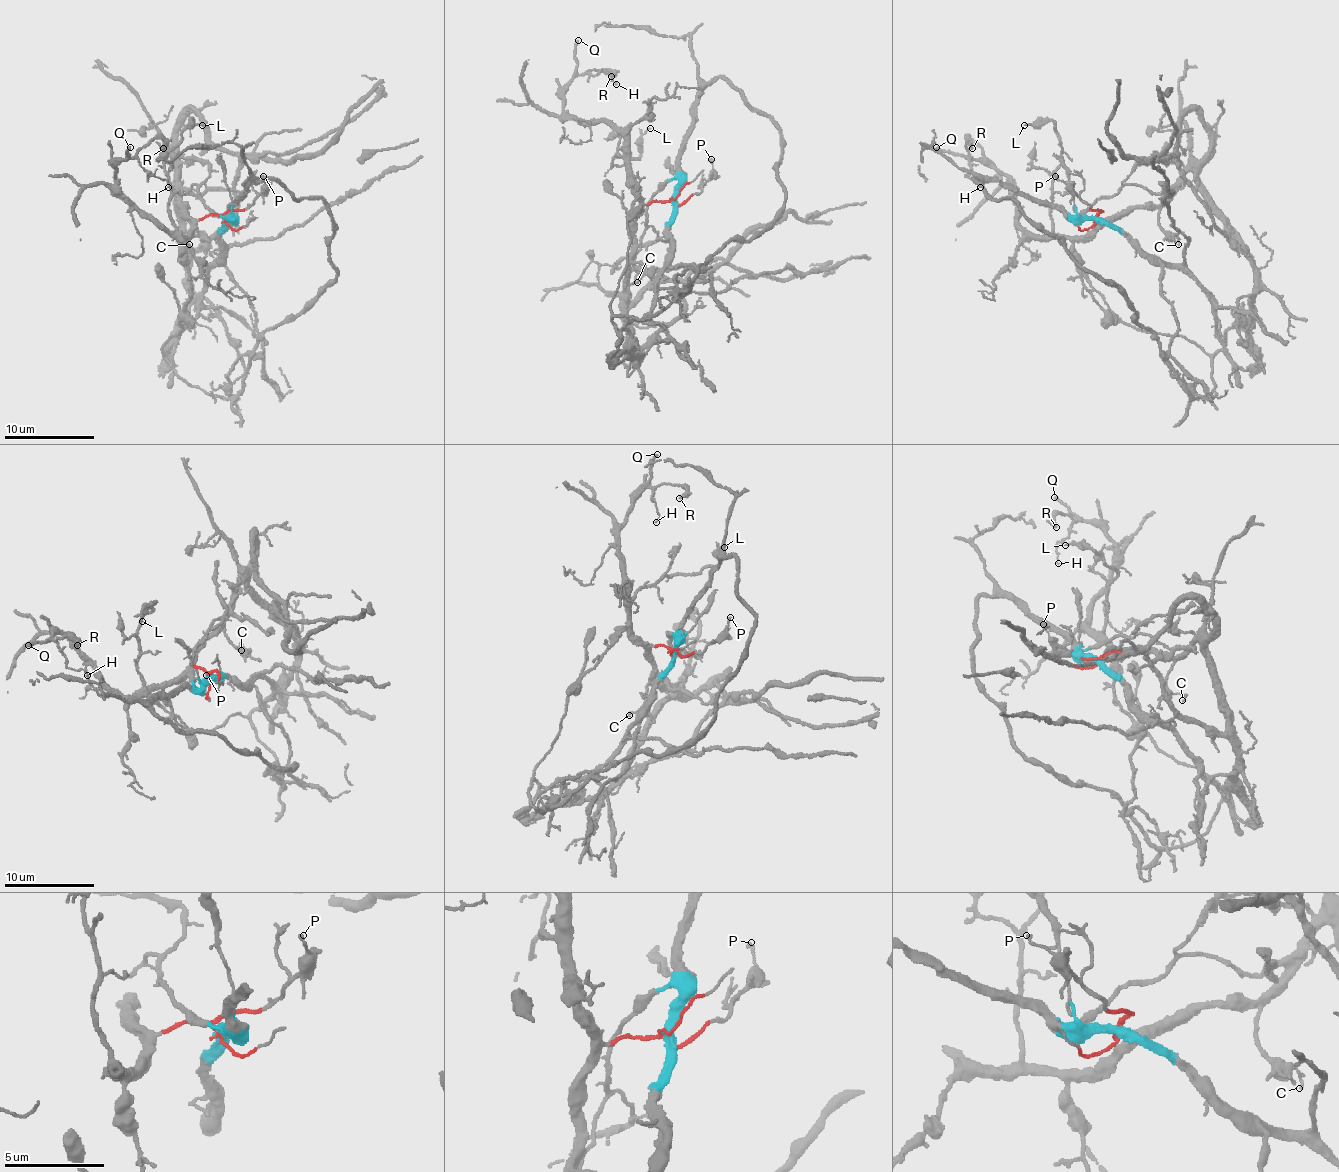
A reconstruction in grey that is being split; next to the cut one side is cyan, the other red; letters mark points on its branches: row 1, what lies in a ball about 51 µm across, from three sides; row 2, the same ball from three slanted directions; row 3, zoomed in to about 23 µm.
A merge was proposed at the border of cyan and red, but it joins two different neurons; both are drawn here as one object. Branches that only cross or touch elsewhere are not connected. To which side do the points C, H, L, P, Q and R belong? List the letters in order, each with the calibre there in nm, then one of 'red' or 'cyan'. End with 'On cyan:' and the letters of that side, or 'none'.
C: 140 nm | red
H: 90 nm | red
L: 130 nm | red
P: 140 nm | red
Q: 200 nm | red
R: 300 nm | red
On cyan: none

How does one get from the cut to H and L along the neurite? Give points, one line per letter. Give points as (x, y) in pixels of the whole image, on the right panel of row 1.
H: (1096, 220), (1084, 236), (1030, 236), (1017, 220), (1008, 177), (972, 159), (967, 177), (981, 186)
L: (1096, 220), (1098, 216), (1100, 220), (1084, 236), (1053, 231), (1053, 182), (1062, 143), (1051, 121), (1024, 125)

